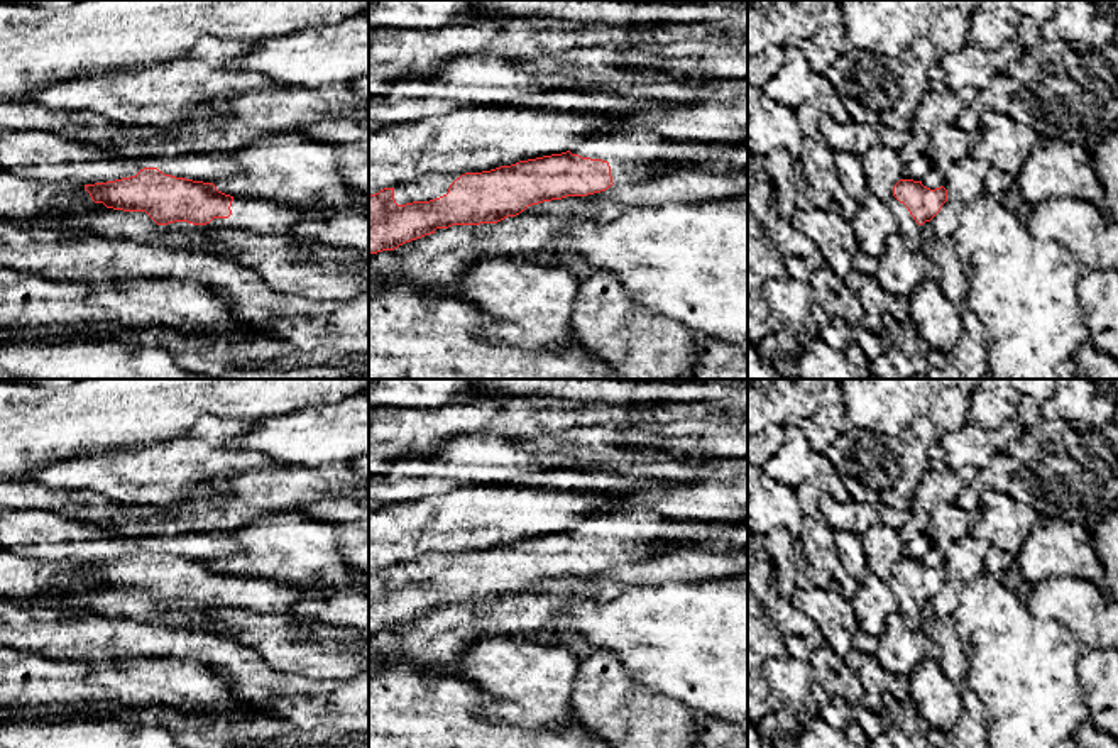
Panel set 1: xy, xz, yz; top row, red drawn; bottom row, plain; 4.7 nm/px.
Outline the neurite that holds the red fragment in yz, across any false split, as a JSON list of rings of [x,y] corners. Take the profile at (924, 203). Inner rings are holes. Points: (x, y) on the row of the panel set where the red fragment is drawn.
[[[900,179],[886,201],[898,222],[898,235],[912,252],[922,252],[922,225],[930,222],[947,201],[944,186],[930,190],[922,181]]]

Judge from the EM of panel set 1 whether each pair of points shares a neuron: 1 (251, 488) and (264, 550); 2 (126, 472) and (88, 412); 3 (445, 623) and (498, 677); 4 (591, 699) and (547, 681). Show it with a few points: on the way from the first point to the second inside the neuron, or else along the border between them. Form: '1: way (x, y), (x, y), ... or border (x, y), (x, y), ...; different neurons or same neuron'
1: border (296, 510), (259, 515); different neurons
2: border (98, 452), (63, 457), (60, 461); different neurons
3: border (506, 633), (479, 638), (454, 665); different neurons
4: border (582, 662), (574, 687), (572, 718), (584, 730); different neurons

